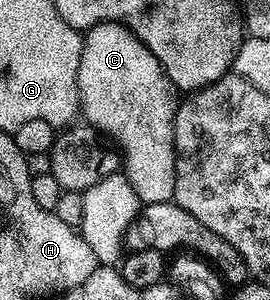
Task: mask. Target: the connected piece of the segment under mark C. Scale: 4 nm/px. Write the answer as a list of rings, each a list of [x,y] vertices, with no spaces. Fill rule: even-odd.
[[[103,22],[90,27],[83,35],[83,40],[82,60],[78,60],[78,92],[83,121],[95,127],[101,135],[109,134],[117,142],[115,145],[122,151],[123,173],[127,175],[141,203],[158,204],[173,201],[176,179],[174,124],[178,94],[172,81],[165,76],[150,48],[138,41],[118,22]]]

